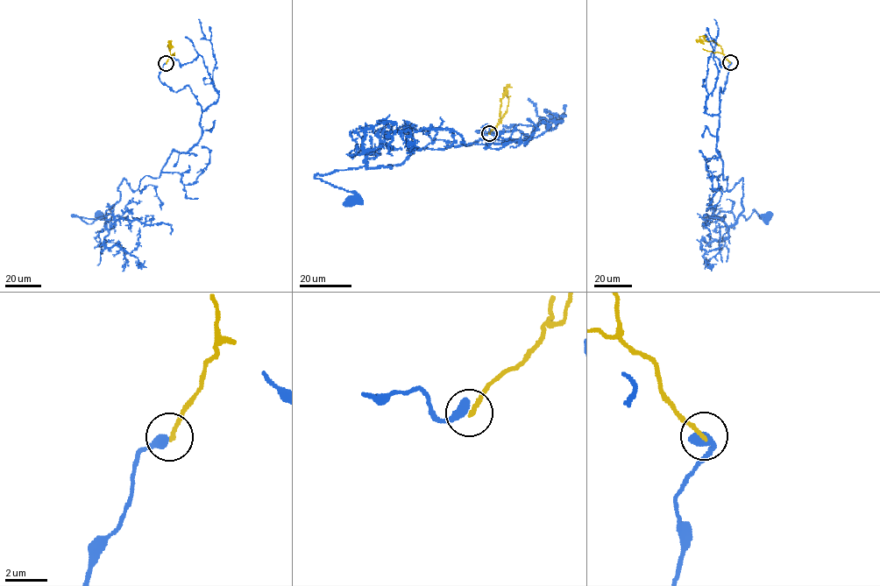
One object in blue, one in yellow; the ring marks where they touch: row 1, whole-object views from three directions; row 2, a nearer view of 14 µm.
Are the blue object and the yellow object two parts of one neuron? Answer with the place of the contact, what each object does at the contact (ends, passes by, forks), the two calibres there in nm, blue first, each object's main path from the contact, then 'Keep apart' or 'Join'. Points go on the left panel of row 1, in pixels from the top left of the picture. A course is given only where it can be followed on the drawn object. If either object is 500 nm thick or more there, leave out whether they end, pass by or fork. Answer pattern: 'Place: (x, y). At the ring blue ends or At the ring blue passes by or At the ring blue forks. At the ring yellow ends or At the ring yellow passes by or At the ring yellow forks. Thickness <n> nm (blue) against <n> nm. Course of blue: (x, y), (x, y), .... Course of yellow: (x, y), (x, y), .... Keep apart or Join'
Place: (166, 63). Thickness 500 nm (blue) against 190 nm. Course of blue: (166, 63), (159, 81), (201, 106), (201, 139), (137, 190), (123, 180), (105, 216), (71, 215), (99, 216). Course of yellow: (166, 63), (170, 55), (168, 41). Keep apart

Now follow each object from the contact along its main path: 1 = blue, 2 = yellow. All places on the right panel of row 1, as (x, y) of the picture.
1: (730, 62), (717, 132), (723, 180), (730, 191), (743, 180), (746, 220), (754, 210), (768, 217)
2: (730, 62), (721, 46), (713, 41), (702, 41), (702, 36)

